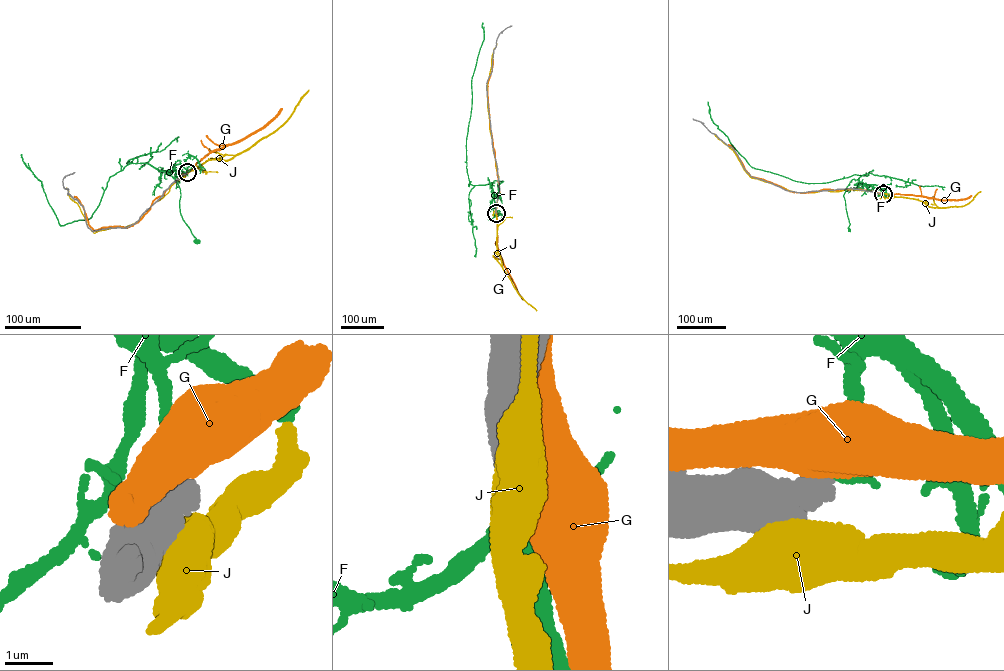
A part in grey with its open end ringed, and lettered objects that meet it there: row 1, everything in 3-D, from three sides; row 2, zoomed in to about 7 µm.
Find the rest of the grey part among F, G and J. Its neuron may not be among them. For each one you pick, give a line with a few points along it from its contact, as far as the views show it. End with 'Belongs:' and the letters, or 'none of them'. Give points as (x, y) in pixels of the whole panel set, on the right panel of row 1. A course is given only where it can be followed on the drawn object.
Belongs: none of them

